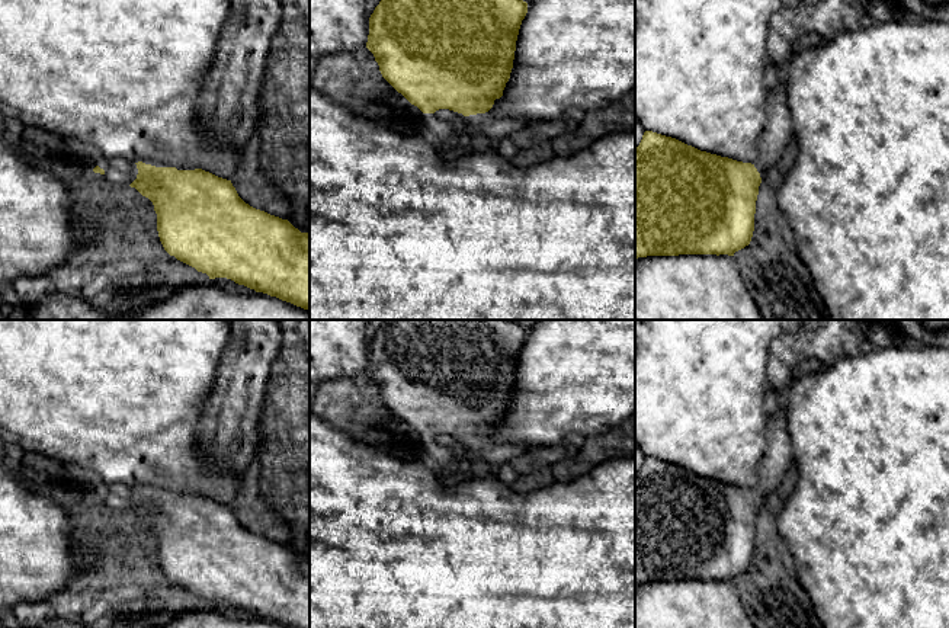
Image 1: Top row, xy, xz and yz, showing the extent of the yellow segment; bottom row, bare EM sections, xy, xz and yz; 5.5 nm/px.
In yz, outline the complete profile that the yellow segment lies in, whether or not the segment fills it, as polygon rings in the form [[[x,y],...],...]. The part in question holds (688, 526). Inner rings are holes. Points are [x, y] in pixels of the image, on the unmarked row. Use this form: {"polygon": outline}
{"polygon": [[[788,410],[767,422],[766,449],[754,490],[700,477],[676,464],[645,456],[635,474],[635,584],[647,581],[728,580],[750,570],[762,500],[783,481],[793,462]]]}

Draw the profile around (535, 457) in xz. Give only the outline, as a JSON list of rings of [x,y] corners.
[[[564,443],[526,446],[519,455],[510,459],[510,465],[519,474],[529,474],[536,470],[552,467],[557,462],[567,462],[570,449]]]

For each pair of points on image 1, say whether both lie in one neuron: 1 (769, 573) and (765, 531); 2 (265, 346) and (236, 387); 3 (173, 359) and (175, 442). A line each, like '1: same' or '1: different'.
1: same
2: same
3: same

